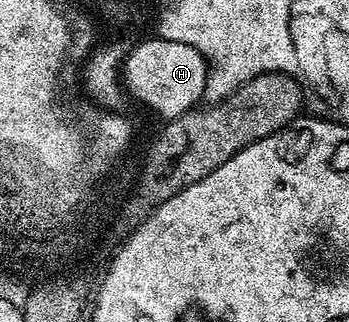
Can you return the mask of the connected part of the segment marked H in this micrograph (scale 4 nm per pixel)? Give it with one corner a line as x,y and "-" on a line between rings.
161,38
142,40
131,47
124,61
124,84
129,95
169,122
191,111
205,97
208,62
184,42

